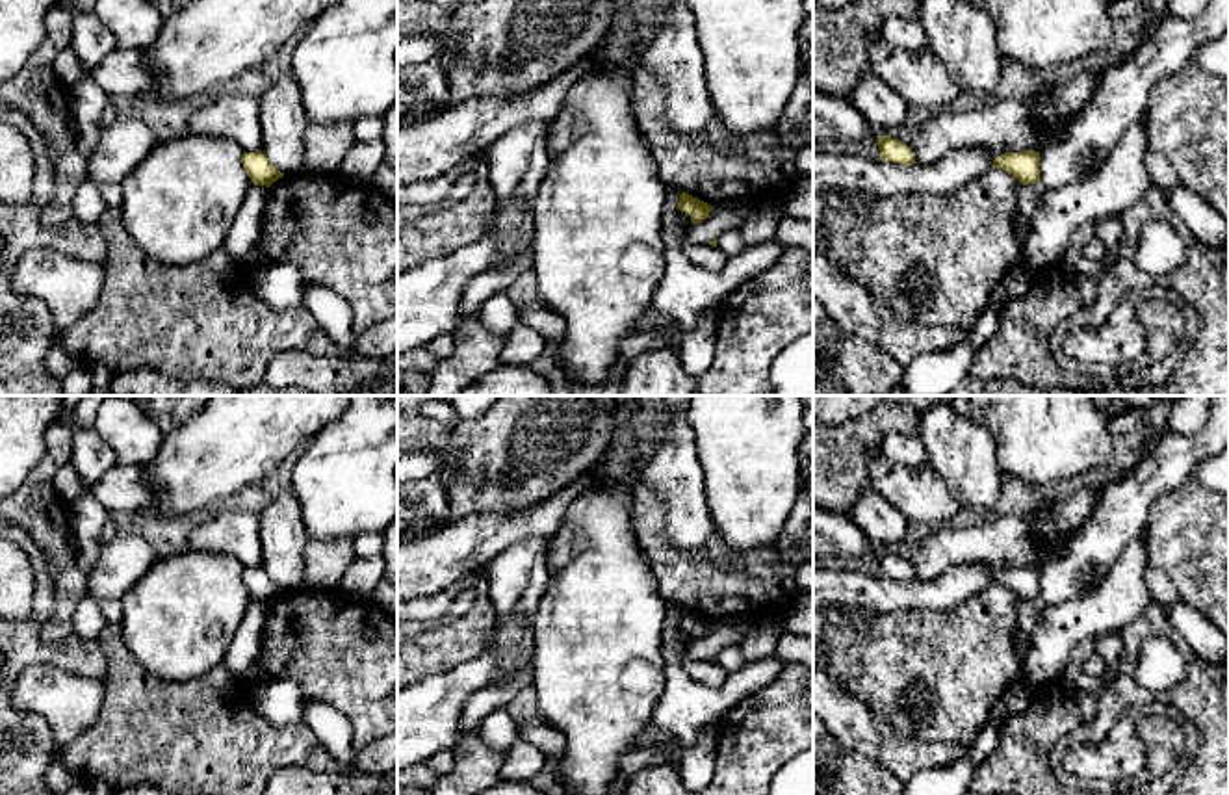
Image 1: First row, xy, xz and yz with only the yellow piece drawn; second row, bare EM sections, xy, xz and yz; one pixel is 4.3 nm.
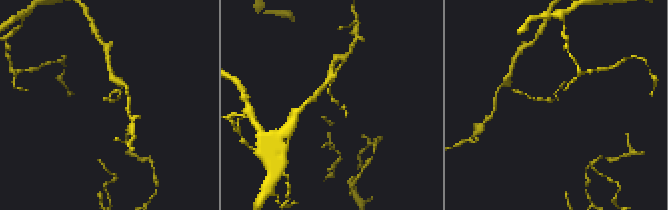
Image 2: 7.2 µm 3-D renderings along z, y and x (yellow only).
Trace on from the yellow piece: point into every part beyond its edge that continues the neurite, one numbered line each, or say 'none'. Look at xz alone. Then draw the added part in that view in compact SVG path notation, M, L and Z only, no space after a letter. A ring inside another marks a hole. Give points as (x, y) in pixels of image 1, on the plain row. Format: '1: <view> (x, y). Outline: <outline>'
none

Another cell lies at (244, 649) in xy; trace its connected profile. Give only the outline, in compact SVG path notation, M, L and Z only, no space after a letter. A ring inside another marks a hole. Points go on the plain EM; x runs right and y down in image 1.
M252 600L247 606L247 613L221 659L221 665L239 682L247 684L247 671L260 654L265 617L267 604Z

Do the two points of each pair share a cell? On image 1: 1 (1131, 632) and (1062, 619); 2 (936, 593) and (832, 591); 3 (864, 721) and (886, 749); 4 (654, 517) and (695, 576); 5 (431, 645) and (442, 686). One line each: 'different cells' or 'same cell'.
1: different cells
2: same cell
3: same cell
4: same cell
5: different cells

